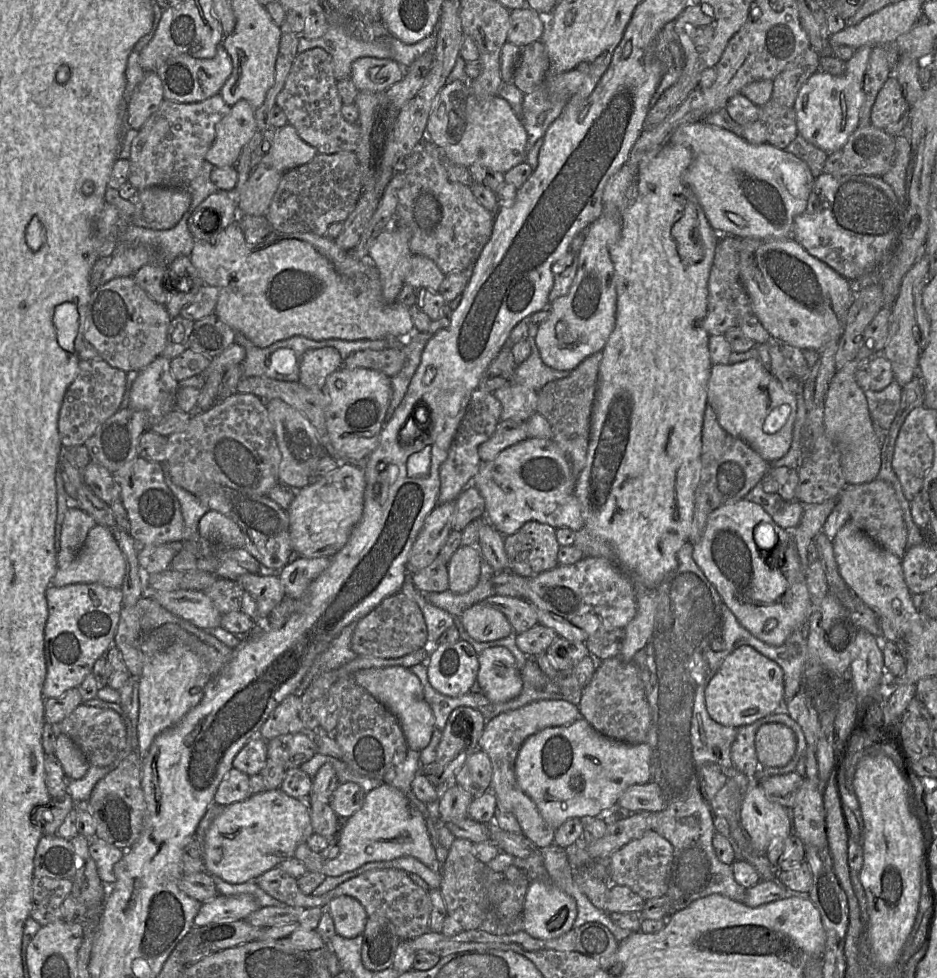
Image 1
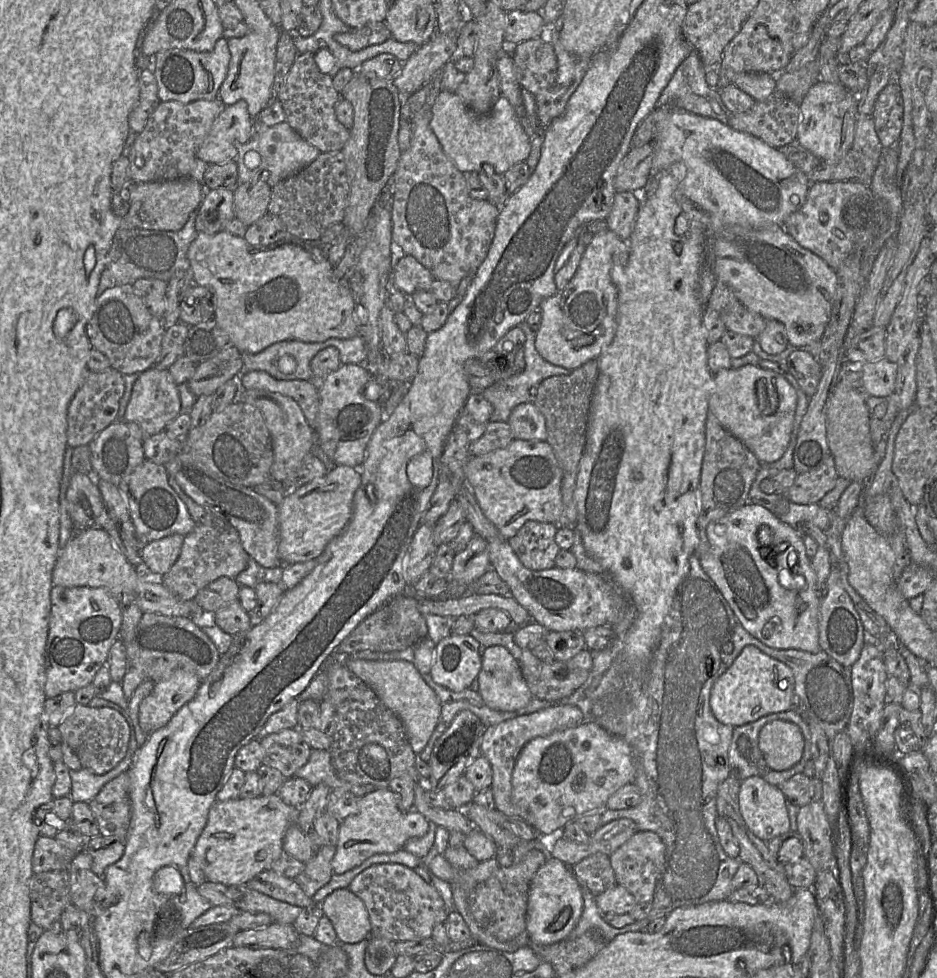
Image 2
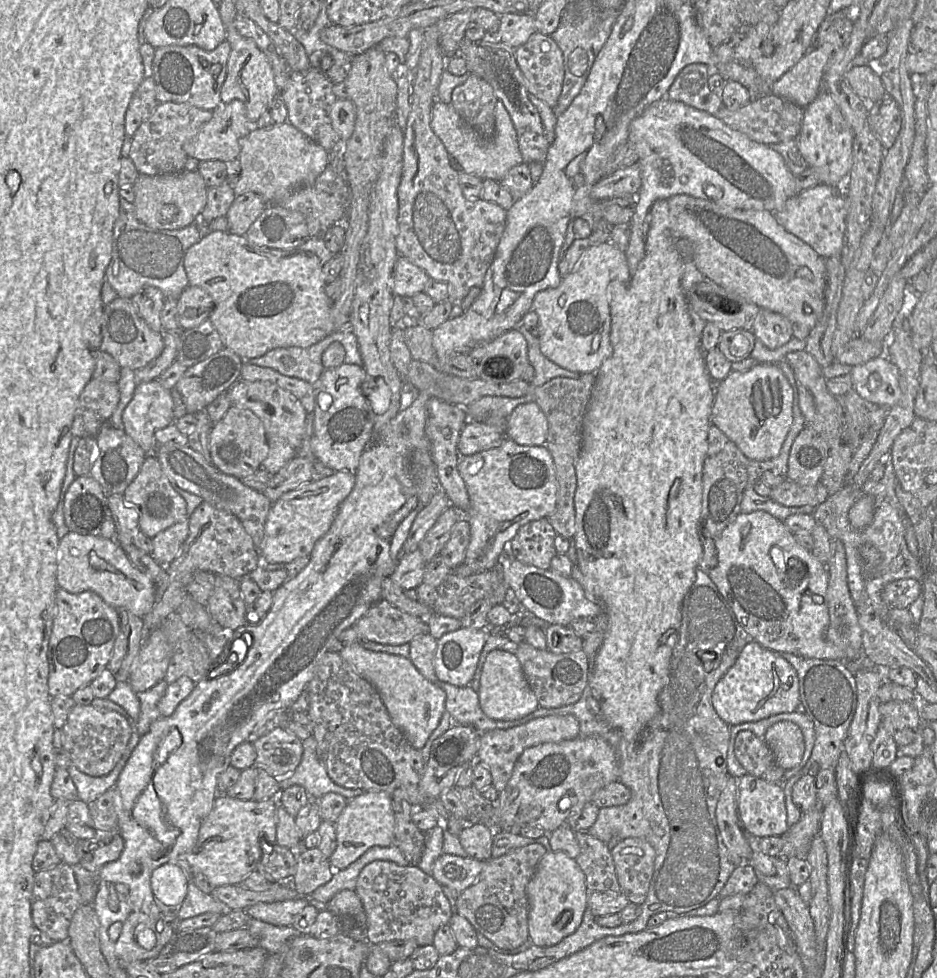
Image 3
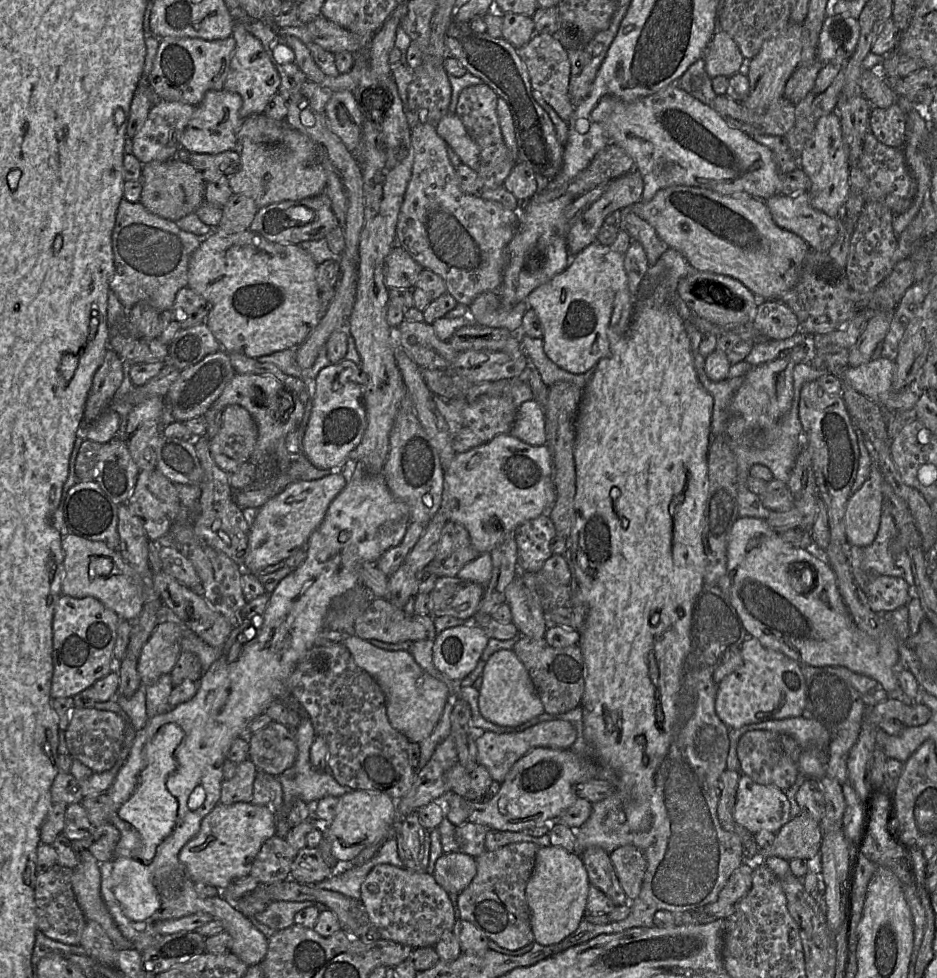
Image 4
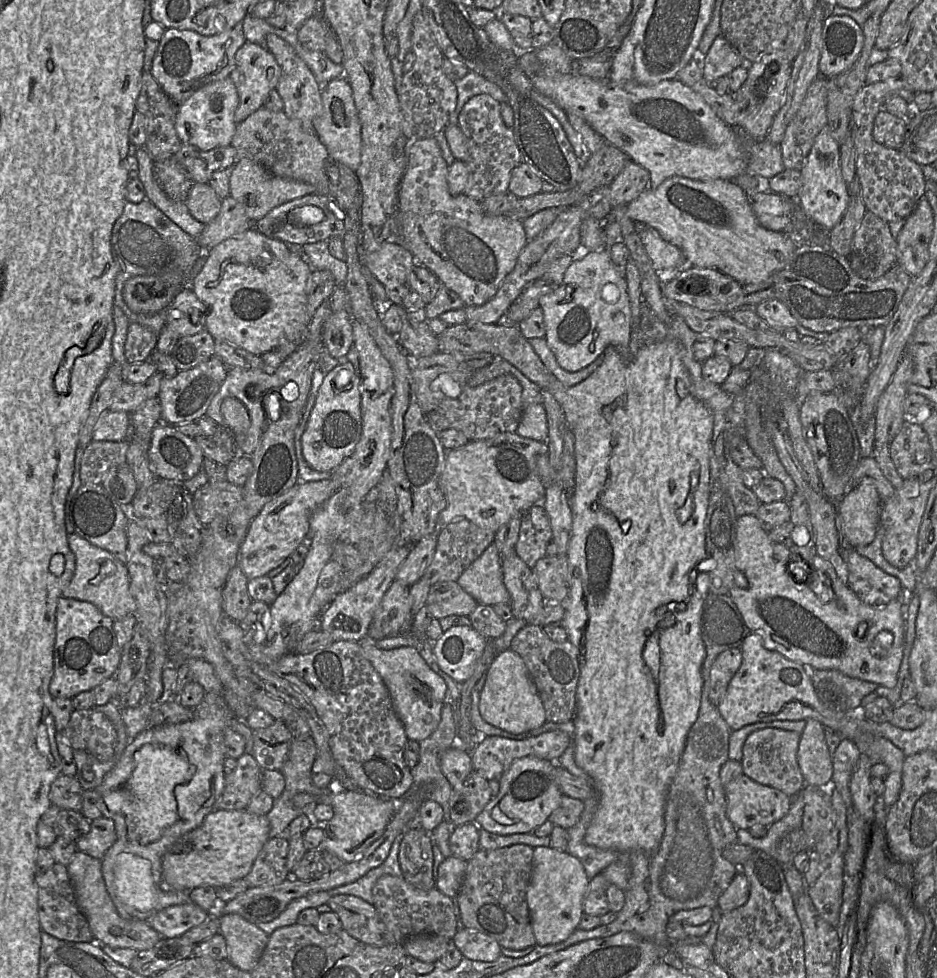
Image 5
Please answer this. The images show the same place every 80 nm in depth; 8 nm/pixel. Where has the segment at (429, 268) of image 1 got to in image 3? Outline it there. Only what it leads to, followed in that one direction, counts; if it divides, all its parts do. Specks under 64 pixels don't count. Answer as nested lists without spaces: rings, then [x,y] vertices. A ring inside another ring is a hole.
[[[398,256],[392,274],[391,288],[394,295],[413,297],[423,292],[430,277],[404,256]]]

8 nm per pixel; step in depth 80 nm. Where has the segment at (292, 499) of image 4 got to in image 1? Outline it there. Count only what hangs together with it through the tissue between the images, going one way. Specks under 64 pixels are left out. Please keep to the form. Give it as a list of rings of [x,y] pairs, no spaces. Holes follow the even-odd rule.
[[[340,462],[336,469],[297,490],[287,509],[293,550],[307,558],[332,557],[341,550],[362,517],[365,488],[362,465]]]

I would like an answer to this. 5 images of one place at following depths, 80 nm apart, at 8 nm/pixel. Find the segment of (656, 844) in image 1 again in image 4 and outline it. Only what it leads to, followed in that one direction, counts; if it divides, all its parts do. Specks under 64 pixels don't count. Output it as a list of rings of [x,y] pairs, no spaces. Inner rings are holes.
[[[625,845],[615,849],[610,858],[628,901],[637,898],[647,867],[643,852],[635,846]]]

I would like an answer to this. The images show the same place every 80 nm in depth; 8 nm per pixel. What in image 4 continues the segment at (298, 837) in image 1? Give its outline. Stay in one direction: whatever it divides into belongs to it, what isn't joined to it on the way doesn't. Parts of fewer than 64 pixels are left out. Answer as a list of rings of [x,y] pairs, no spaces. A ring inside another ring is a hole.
[[[218,803],[202,820],[199,833],[181,849],[179,861],[194,883],[205,882],[221,891],[233,881],[250,875],[261,847],[275,834],[276,822],[270,806]]]

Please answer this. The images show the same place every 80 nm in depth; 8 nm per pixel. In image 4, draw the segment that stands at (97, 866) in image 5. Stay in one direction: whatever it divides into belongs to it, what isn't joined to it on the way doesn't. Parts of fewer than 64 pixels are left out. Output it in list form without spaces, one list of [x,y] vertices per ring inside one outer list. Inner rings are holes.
[[[89,851],[79,855],[79,864],[73,869],[72,876],[76,900],[87,921],[97,922],[116,950],[132,948],[132,943],[123,936],[102,898],[99,864]]]

